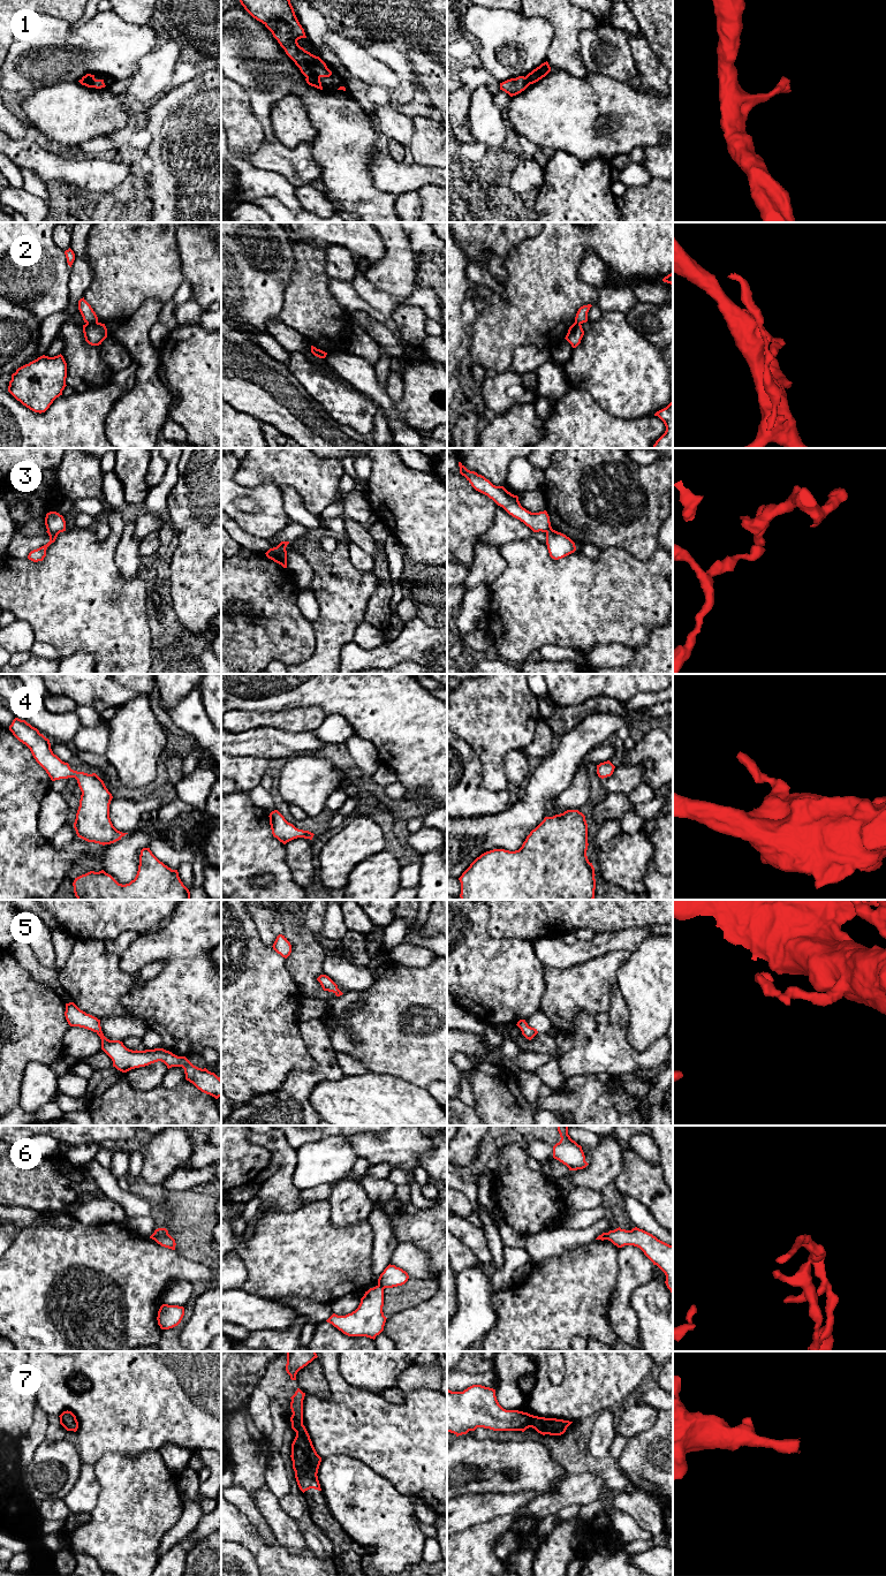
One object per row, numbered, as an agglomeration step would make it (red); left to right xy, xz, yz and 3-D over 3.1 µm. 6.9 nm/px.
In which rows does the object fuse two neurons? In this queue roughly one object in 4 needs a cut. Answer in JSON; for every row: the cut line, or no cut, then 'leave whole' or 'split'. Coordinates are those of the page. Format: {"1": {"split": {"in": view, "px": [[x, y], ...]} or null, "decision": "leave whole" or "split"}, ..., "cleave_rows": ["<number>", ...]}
{"1": {"split": null, "decision": "leave whole"}, "2": {"split": {"in": "xy", "px": [[97, 321], [86, 324]]}, "decision": "split"}, "3": {"split": {"in": "xy", "px": [[47, 530], [57, 535]]}, "decision": "split"}, "4": {"split": null, "decision": "leave whole"}, "5": {"split": null, "decision": "leave whole"}, "6": {"split": {"in": "xz", "px": [[378, 1285], [383, 1289]]}, "decision": "split"}, "7": {"split": null, "decision": "leave whole"}, "cleave_rows": ["2", "3", "6"]}

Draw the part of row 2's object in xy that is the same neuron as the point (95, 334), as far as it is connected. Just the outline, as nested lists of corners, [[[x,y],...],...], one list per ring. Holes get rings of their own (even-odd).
[[[85,324],[83,325],[85,341],[91,346],[99,346],[107,338],[105,324]]]

